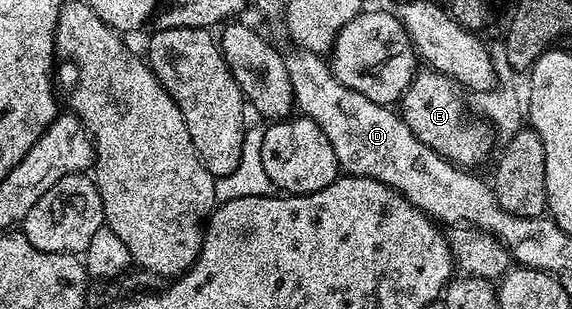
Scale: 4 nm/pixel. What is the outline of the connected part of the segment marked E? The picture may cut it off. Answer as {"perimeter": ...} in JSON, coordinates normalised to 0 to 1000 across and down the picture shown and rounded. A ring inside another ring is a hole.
{"perimeter":[[[736,223],[701,307],[698,369],[701,388],[719,417],[719,430],[726,430],[733,456],[740,456],[740,469],[760,482],[760,495],[808,547],[834,547],[855,498],[864,498],[865,424],[846,382],[825,385],[820,375],[806,304],[808,285],[785,246],[773,243],[769,230]]]}

